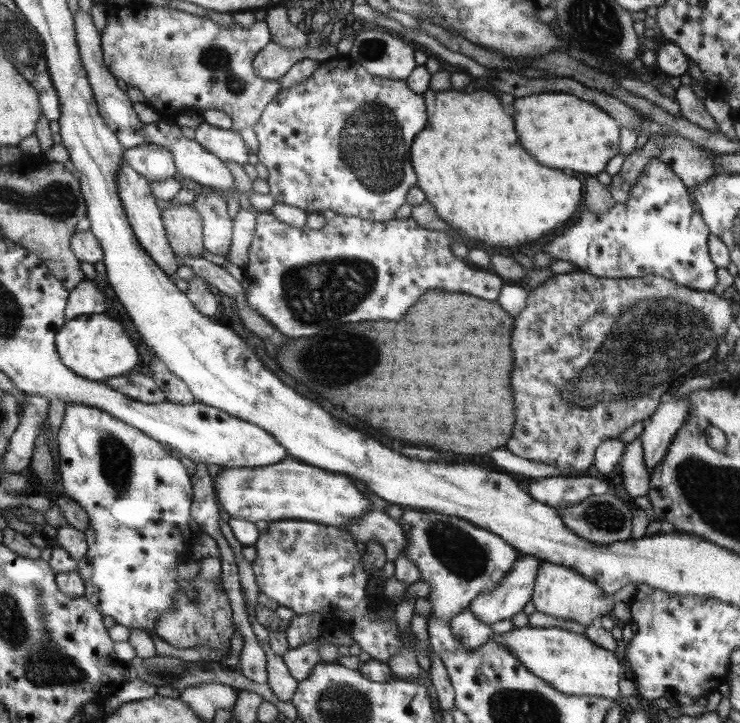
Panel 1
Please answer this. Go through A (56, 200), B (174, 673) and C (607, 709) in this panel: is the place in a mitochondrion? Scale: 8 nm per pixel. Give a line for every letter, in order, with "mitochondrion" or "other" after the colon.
A: mitochondrion
B: mitochondrion
C: other

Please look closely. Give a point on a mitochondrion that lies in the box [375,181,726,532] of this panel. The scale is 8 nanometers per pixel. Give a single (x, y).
(687, 313)

